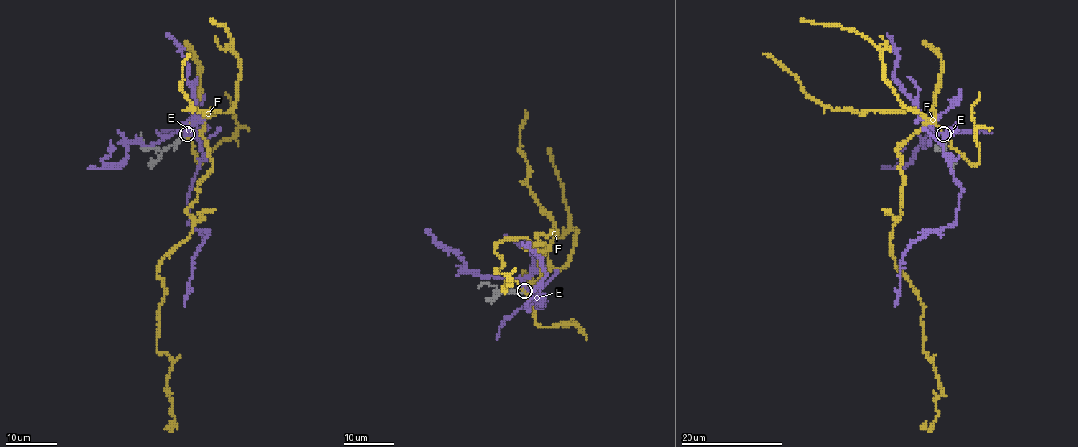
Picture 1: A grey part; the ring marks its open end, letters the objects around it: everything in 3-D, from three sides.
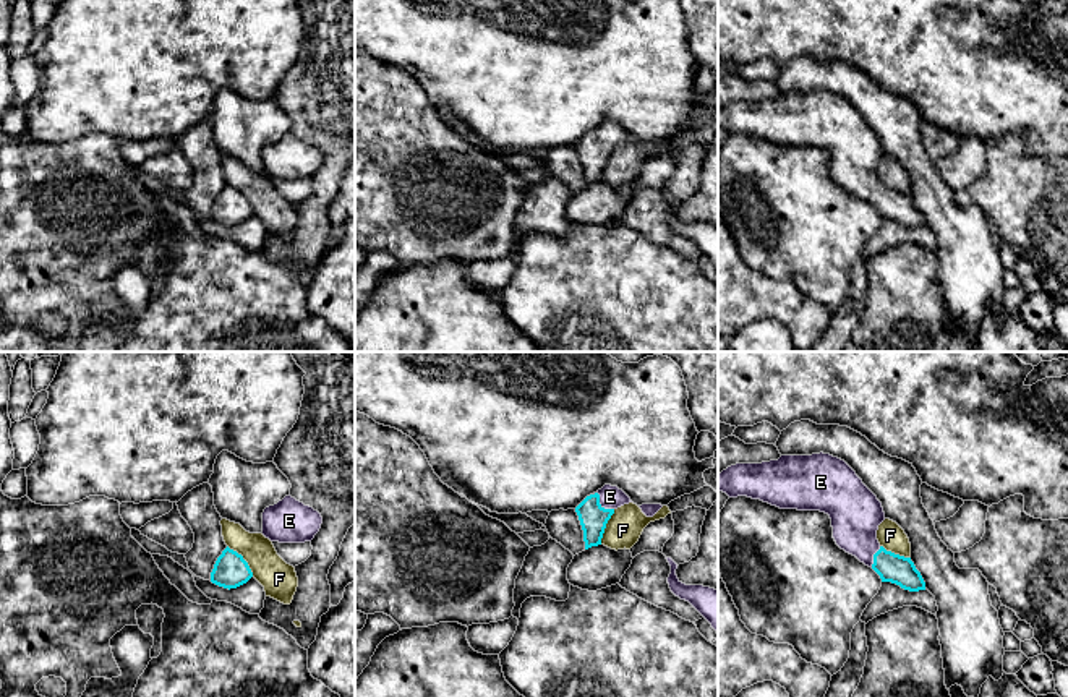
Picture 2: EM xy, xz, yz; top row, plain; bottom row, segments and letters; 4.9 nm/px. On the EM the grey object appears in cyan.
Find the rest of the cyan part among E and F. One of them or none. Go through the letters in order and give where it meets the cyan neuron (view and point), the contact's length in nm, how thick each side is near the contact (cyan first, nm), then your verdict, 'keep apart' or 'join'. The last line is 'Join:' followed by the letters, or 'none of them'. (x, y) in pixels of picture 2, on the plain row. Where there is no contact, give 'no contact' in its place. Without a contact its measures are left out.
E: xz (598, 140) | 130 nm | 140/110 nm | join
F: xy (243, 196) | 200 nm | 170/180 nm | keep apart
Join: E

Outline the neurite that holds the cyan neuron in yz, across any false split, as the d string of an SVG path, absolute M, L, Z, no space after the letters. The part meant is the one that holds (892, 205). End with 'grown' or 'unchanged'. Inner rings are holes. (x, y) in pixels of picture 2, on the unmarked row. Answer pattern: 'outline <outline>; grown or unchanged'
outline M820 89L736 100L718 110L718 126L729 135L747 133L780 146L825 149L836 182L872 204L882 219L909 229L925 227L911 195L886 188L878 180L877 167L885 157L882 139L838 94Z; grown

